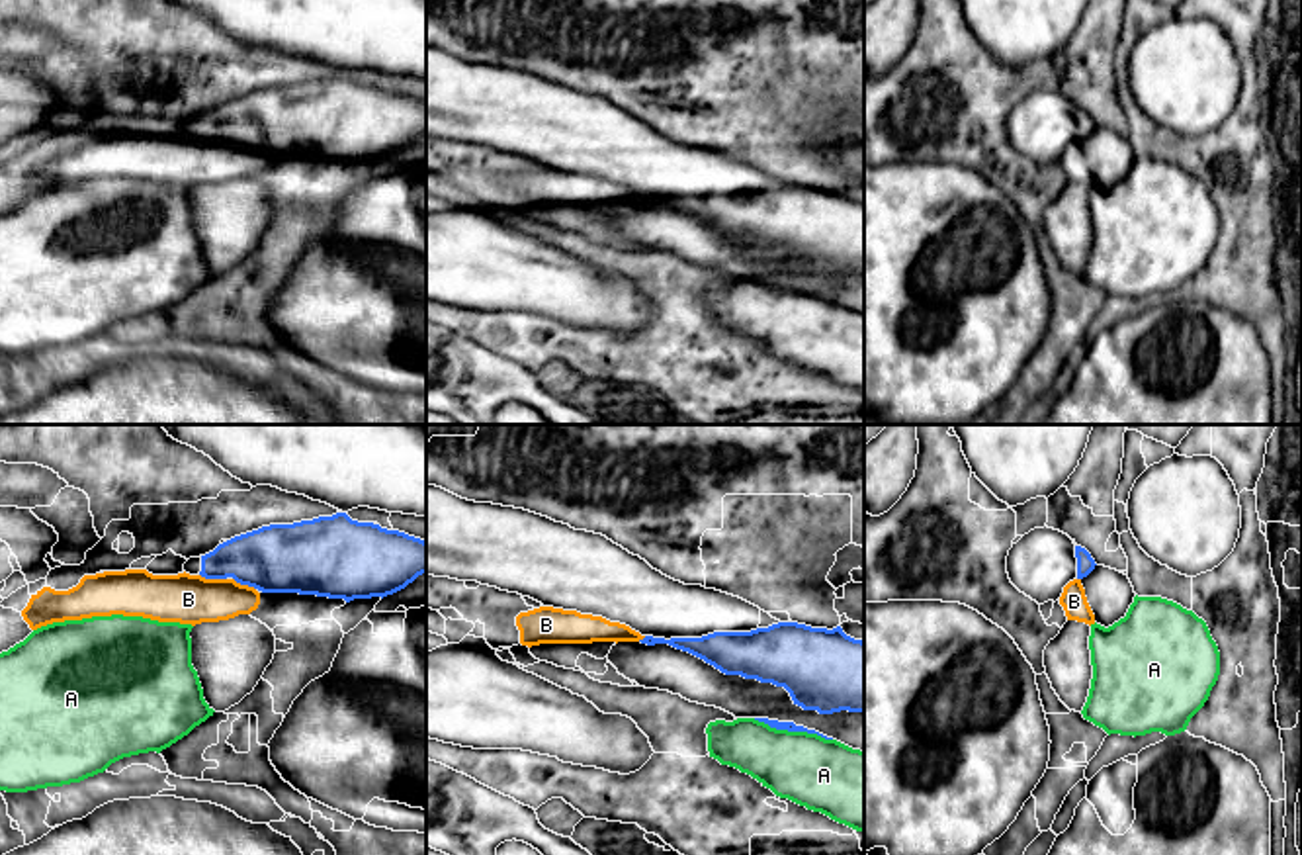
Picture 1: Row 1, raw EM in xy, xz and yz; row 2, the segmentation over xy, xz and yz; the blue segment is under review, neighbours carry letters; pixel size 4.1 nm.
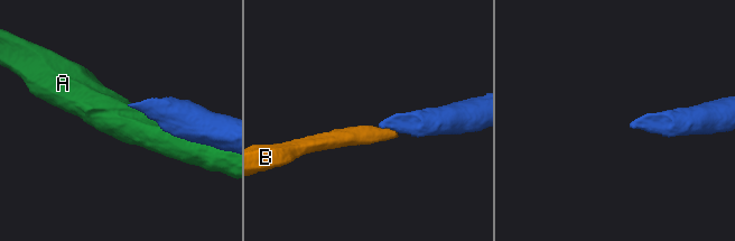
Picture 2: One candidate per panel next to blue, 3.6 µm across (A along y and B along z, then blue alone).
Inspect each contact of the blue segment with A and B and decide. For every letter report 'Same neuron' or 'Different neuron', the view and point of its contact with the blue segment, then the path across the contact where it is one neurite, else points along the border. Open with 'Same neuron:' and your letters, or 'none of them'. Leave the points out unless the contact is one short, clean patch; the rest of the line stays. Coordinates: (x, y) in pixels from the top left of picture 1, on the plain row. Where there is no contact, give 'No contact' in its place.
Same neuron: none of them
A: Different neuron. Touches blue at xz (792, 292)
B: Different neuron. Touches blue at xy (214, 139). Boundary: xy (200, 135), (212, 141), (225, 141)

